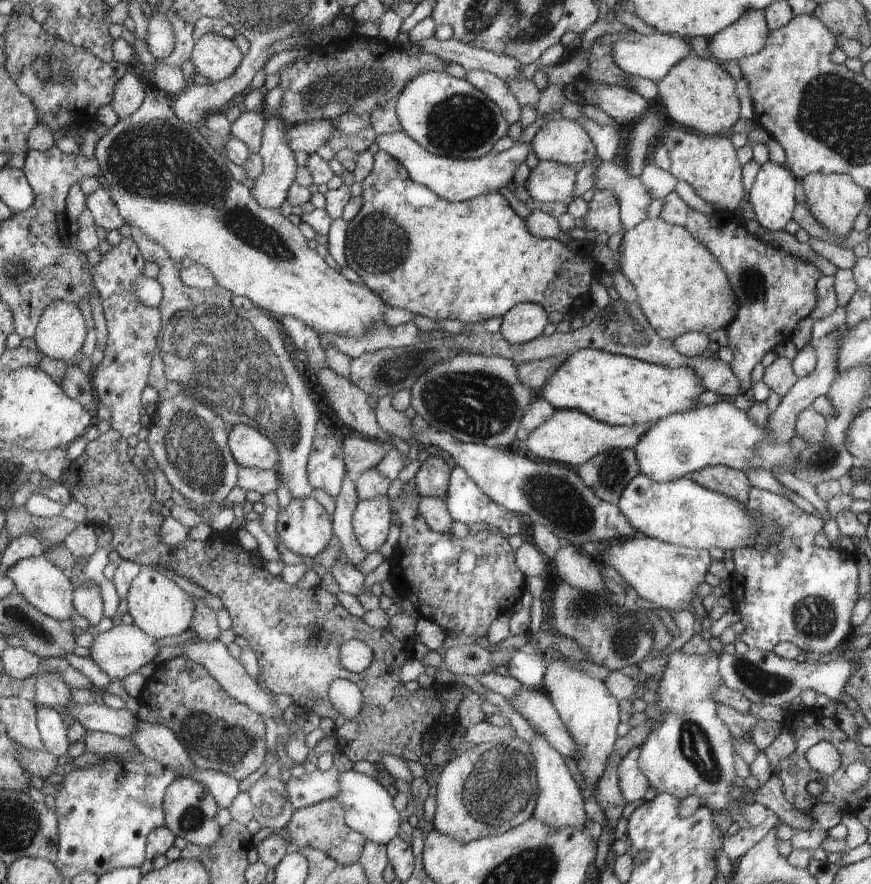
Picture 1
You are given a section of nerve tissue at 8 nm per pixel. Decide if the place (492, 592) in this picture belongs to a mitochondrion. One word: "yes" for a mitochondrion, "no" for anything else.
no

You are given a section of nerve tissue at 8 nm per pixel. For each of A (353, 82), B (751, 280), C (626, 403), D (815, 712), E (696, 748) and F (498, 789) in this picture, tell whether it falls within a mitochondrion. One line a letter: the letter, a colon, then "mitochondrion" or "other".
A: mitochondrion
B: mitochondrion
C: other
D: other
E: mitochondrion
F: mitochondrion

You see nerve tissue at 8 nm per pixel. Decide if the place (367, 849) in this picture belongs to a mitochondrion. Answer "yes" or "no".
no

